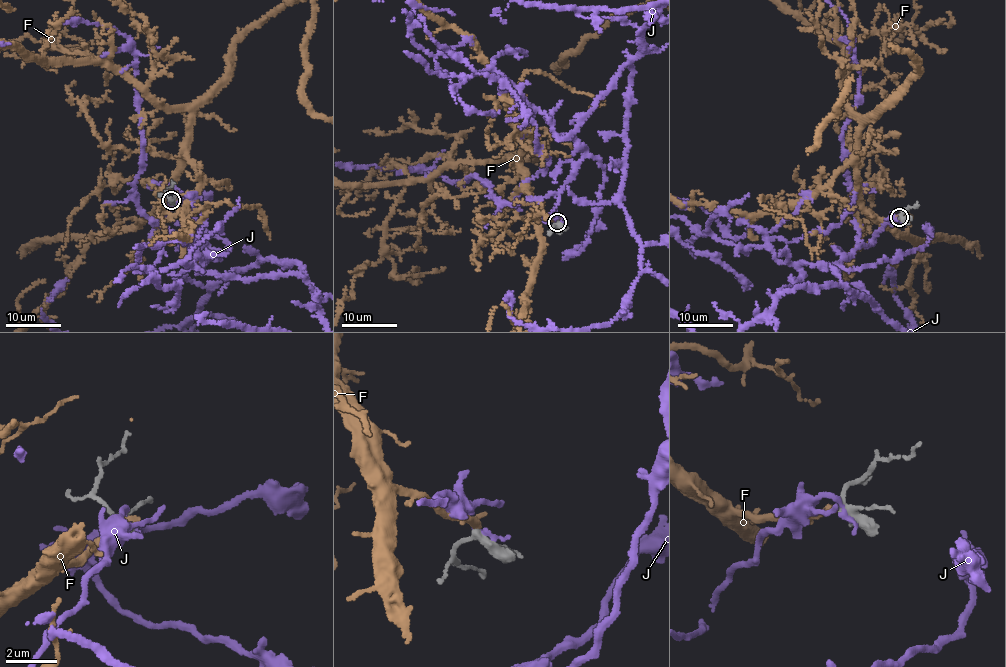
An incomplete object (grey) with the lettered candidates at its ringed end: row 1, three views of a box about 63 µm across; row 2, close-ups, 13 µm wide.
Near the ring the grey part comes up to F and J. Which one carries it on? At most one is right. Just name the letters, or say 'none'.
F

